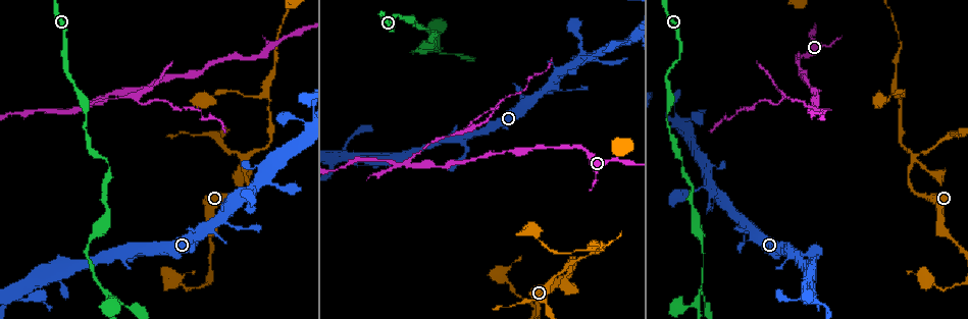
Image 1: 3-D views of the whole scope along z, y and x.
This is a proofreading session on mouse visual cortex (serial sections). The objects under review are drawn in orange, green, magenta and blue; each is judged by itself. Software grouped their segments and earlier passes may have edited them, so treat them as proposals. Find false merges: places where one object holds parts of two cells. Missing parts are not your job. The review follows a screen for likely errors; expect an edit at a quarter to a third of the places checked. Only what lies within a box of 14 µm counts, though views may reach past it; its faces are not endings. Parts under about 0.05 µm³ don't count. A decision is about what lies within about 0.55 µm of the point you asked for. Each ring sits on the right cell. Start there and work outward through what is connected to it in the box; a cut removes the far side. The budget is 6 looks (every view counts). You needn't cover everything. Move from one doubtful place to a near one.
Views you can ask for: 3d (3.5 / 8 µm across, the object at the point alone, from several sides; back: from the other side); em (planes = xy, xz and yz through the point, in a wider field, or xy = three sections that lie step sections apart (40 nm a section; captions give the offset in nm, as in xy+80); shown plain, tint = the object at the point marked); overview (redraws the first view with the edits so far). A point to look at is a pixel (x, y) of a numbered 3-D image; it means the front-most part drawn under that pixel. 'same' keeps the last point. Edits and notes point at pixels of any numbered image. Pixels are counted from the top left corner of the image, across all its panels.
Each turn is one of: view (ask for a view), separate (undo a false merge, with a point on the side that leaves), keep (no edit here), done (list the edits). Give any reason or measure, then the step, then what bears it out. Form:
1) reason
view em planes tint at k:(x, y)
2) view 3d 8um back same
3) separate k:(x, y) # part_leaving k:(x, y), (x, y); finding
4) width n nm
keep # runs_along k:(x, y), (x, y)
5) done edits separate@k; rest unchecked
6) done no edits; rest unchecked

sharp bend
view 3d 3.5um at 1:(407, 161)

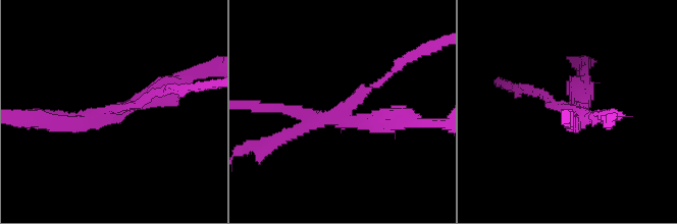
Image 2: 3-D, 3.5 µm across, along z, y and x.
view em xy step 2 tint at 2:(112, 110)

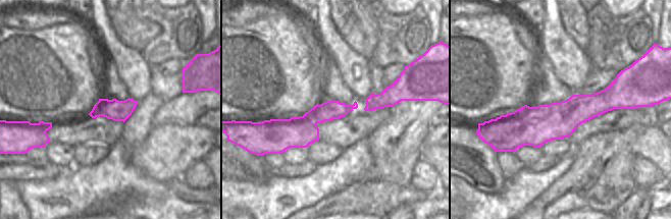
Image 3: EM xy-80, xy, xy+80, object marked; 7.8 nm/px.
width 160 nm
separate 2:(273, 141) # part_leaving 2:(341, 116), (416, 56); two cells meet here

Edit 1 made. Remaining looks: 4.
see it whole again
view overview

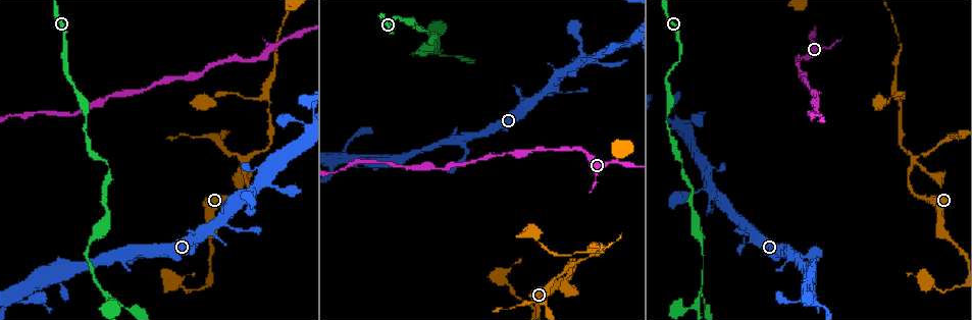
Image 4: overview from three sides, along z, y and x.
three arms meet
view 3d 8um at 4:(102, 293)

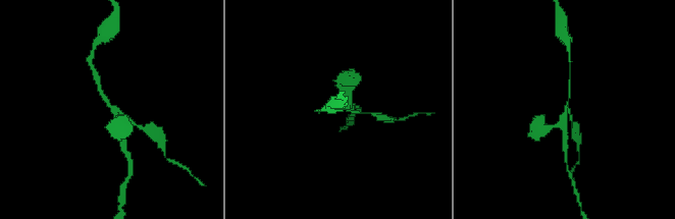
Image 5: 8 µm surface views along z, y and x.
zoom in
view 3d 3.5um back at 5:(113, 107)

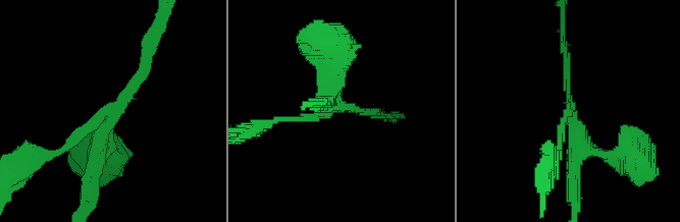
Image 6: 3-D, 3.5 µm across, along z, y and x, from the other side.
view em planes tint at 6:(116, 112)

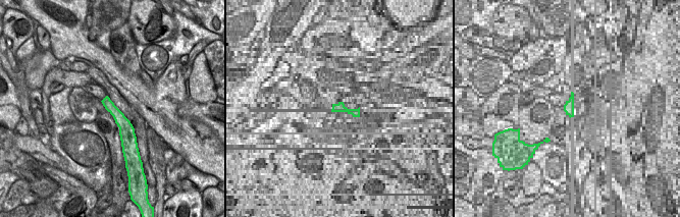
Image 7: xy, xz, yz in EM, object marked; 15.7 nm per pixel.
separate 6:(71, 139) # part_leaving 6:(332, 112), (281, 117), (254, 127); two cells meet here

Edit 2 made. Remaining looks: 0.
done edits separate@2, separate@6; rest unchecked

